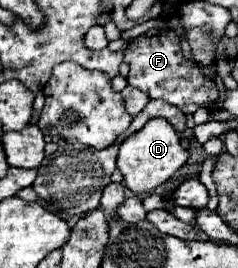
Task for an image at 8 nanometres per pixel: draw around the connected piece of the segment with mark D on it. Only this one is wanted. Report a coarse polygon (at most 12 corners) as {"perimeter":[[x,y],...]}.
{"perimeter":[[164,118],[122,142],[126,188],[146,194],[186,164]]}

